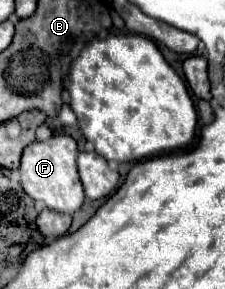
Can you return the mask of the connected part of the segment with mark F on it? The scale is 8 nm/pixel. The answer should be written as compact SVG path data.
M55 135L49 141L35 141L29 145L29 149L23 151L21 157L21 185L25 193L33 199L43 203L47 209L57 211L57 213L69 213L73 215L75 211L81 209L85 201L83 185L77 173L77 143L71 135Z

